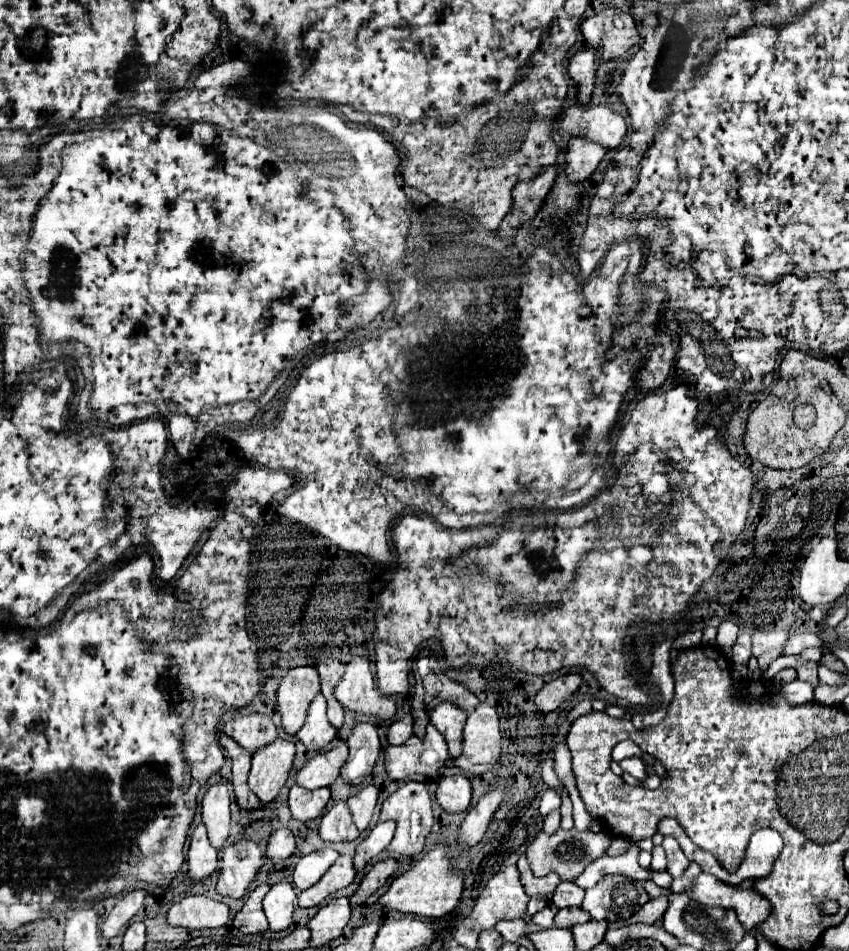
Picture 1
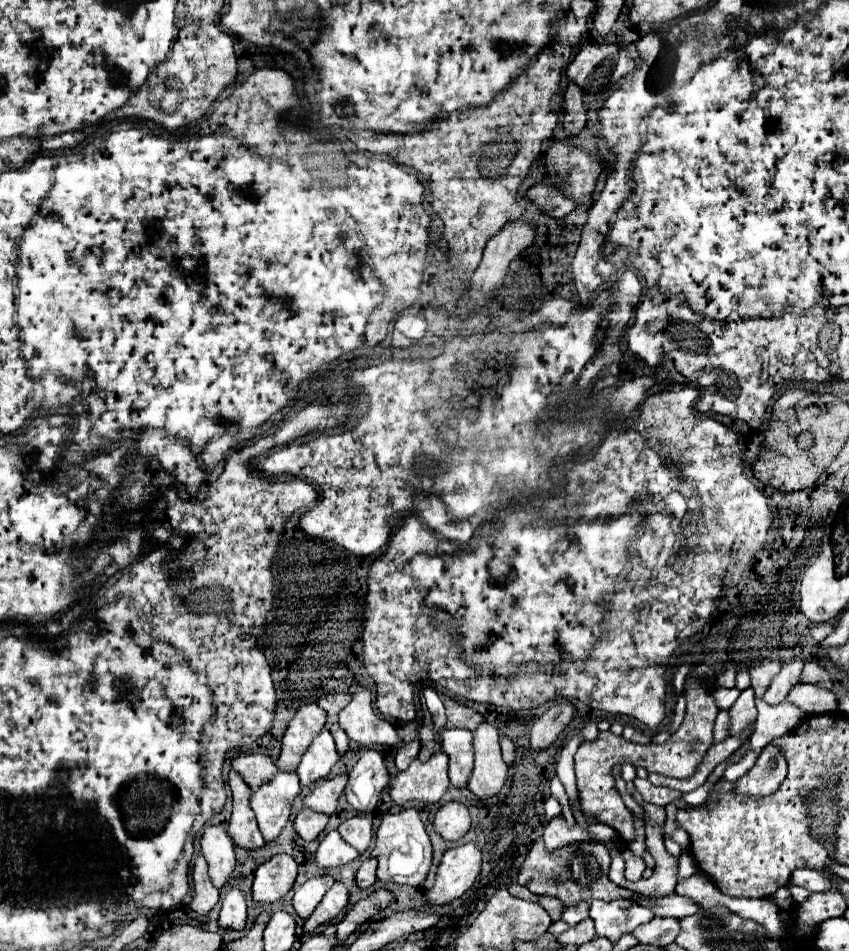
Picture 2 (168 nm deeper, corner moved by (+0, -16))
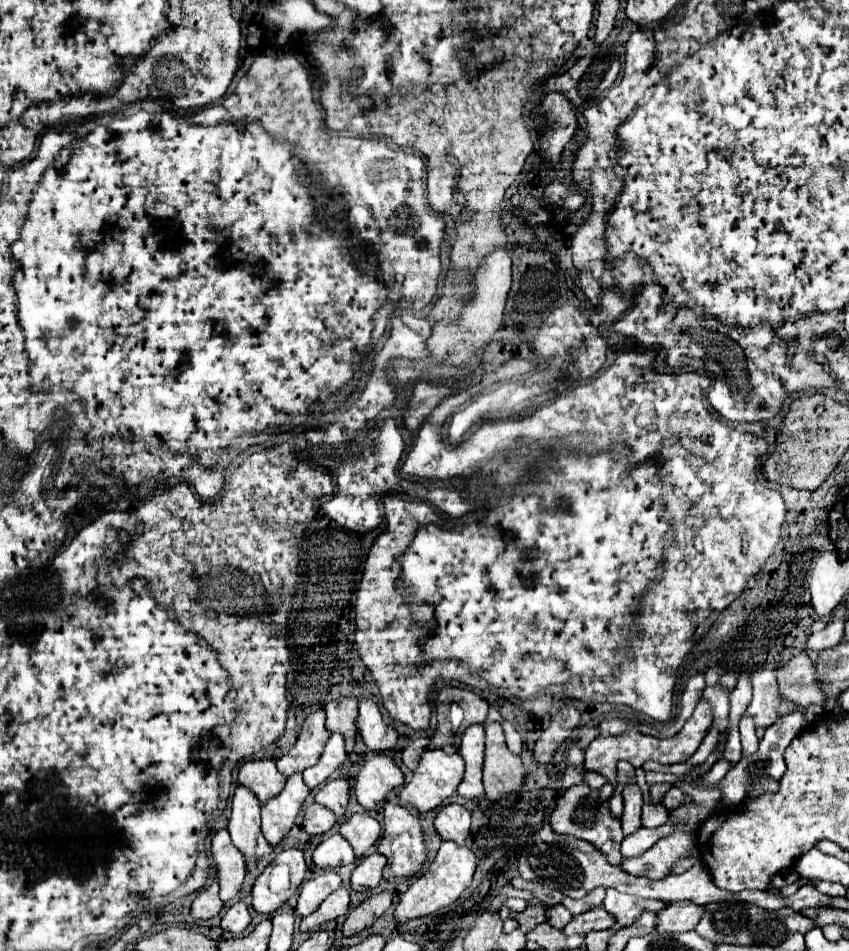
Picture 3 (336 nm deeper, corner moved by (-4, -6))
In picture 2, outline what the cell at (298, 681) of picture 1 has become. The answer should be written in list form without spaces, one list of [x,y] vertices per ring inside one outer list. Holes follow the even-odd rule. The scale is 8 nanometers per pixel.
[[[317,702],[303,704],[295,716],[291,718],[283,740],[281,740],[281,756],[277,760],[279,770],[295,770],[303,752],[311,744],[311,740],[325,726],[325,712],[317,706]]]

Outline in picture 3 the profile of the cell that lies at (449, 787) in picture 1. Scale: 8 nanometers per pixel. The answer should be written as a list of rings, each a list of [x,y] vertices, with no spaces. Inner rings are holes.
[[[461,804],[443,806],[435,818],[435,830],[443,840],[453,840],[455,844],[463,846],[469,836],[471,814]]]

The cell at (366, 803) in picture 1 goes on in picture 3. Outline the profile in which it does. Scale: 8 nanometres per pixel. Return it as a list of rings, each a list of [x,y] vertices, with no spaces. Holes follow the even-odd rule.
[[[353,814],[349,820],[345,820],[339,828],[341,836],[353,846],[353,852],[357,858],[361,858],[381,836],[381,824],[371,818],[369,814]]]

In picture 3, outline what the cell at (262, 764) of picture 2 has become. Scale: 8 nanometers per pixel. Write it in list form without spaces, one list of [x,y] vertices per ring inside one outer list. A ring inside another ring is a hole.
[[[253,760],[245,762],[239,770],[239,784],[249,788],[261,804],[267,802],[267,798],[275,798],[283,786],[285,776],[279,774],[275,760]]]

